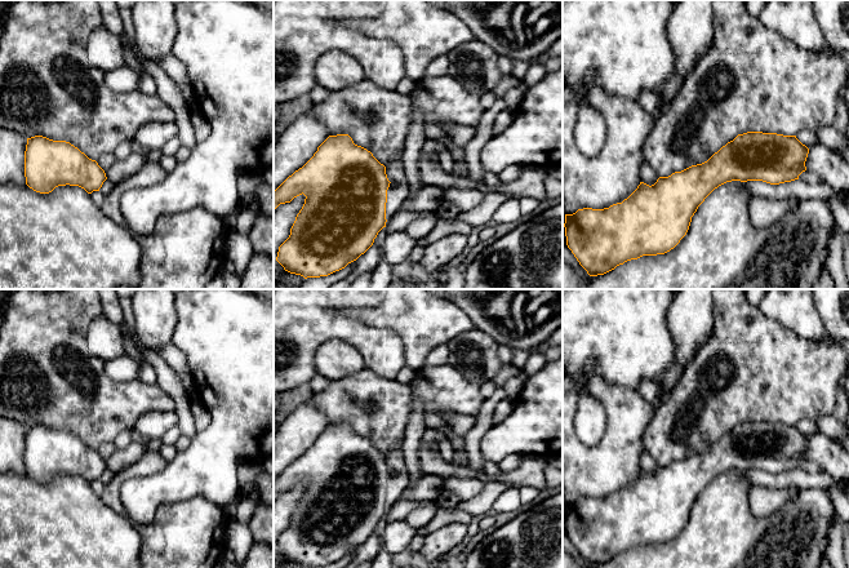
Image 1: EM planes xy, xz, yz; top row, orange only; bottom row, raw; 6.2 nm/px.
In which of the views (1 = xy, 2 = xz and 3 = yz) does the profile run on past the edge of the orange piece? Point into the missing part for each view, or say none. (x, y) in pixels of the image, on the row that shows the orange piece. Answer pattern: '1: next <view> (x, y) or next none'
1: next none
2: next none
3: next none

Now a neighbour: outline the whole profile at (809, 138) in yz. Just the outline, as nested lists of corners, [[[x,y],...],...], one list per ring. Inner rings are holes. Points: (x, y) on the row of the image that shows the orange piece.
[[[801,130],[796,134],[796,138],[805,146],[818,145],[818,138],[814,132]]]

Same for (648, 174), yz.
[[[646,160],[640,167],[640,181],[652,186],[657,182],[659,176],[657,172],[646,163]]]

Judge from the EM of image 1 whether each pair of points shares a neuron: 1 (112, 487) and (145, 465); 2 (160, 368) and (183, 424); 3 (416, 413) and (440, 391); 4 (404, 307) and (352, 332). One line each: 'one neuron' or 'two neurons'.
1: one neuron
2: one neuron
3: two neurons
4: two neurons

